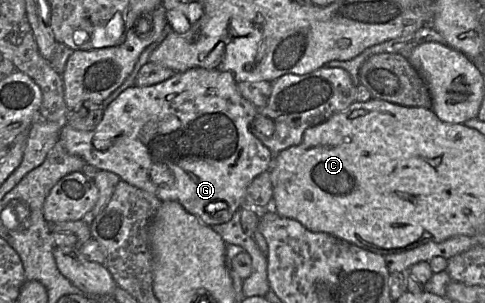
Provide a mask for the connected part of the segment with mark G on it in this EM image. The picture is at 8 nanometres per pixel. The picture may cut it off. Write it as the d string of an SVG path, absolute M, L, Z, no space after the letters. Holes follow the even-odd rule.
M192 68L183 72L175 73L169 79L151 86L140 87L134 85L125 89L115 100L106 106L100 123L92 131L81 131L72 128L64 123L61 128L57 147L61 147L67 153L81 157L86 164L96 167L99 170L106 170L115 173L124 182L140 188L156 196L161 202L177 201L190 214L195 215L207 226L219 225L228 222L237 210L244 207L246 190L251 182L261 173L270 170L273 164L274 154L267 148L253 133L252 123L255 120L258 110L252 103L242 97L237 88L234 75L228 71L205 70L203 68ZM154 164L161 164L167 167L174 176L174 184L171 187L161 187L152 182L150 169Z

